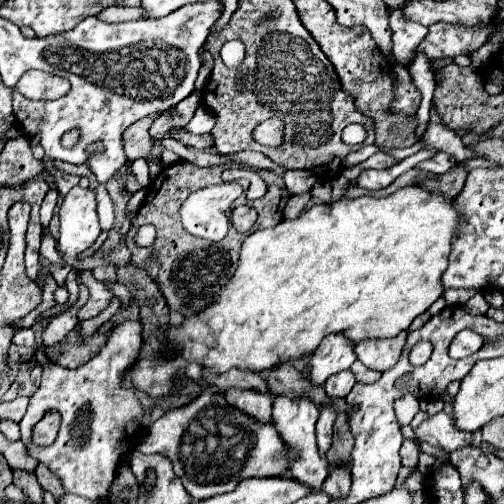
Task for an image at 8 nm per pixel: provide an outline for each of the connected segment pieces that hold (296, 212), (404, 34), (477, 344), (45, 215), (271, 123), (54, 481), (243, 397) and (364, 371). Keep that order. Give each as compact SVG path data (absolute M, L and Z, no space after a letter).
M310 192L291 196L283 210L283 218L289 220L297 218L301 214L301 212L306 208L310 199Z
M391 12L389 24L393 28L393 42L397 46L397 60L401 62L401 66L407 66L407 62L411 62L415 58L415 50L423 42L427 28L421 24L413 24L413 22L403 20L399 12Z
M463 330L463 332L459 332L459 334L453 338L453 342L451 342L451 346L449 346L449 356L451 356L451 358L471 356L473 352L477 352L477 350L481 348L481 344L483 344L483 340L481 340L481 336L479 336L477 332L473 332L473 330Z
M49 190L40 207L40 222L43 227L48 227L54 215L58 201L58 191Z
M271 118L271 120L261 122L255 128L253 138L265 146L279 146L283 140L283 122L279 118Z
M38 464L35 474L44 491L49 491L56 500L65 494L61 486L61 481L47 468L47 466Z
M229 388L225 392L225 398L235 408L239 408L243 412L249 412L249 416L259 416L261 422L271 420L271 404L273 404L273 394L271 392Z
M356 360L350 370L355 374L357 382L374 383L381 377L382 373L365 367L359 360Z

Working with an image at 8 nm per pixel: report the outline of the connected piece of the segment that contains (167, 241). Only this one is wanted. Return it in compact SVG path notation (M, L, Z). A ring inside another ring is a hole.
M177 162L177 164L163 168L161 174L149 184L147 198L139 208L139 218L127 236L127 246L133 254L131 264L145 270L147 276L159 286L169 310L181 312L183 316L193 316L193 314L197 314L197 308L207 308L215 302L215 292L219 294L223 290L225 282L229 282L233 278L237 264L239 264L241 244L247 238L247 234L241 234L235 230L235 226L231 226L225 240L211 242L205 238L191 236L181 226L179 208L185 202L185 198L191 192L195 192L199 186L221 182L221 172L223 172L223 166L199 168L191 162ZM141 224L153 224L157 230L157 238L155 238L153 246L149 246L149 248L141 248L135 242L135 234ZM151 252L159 254L159 260L153 264L149 262Z

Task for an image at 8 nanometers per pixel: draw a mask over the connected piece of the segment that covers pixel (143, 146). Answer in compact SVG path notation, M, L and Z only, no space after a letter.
M149 114L141 120L137 120L135 124L131 124L125 134L125 154L127 154L127 162L133 162L135 158L145 158L151 160L151 148L153 148L153 140L149 136L149 128L155 122L159 114Z

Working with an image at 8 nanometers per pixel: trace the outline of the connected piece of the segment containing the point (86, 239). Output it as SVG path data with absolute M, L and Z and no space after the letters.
M75 186L67 192L63 204L59 206L61 234L57 240L57 248L61 254L73 258L93 246L93 242L101 234L95 208L97 202L93 190Z

